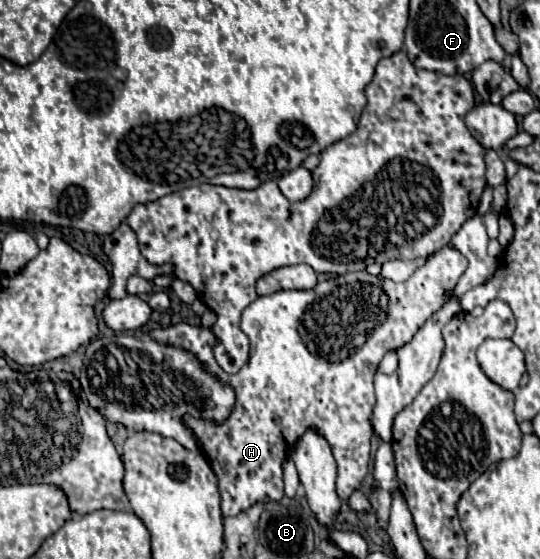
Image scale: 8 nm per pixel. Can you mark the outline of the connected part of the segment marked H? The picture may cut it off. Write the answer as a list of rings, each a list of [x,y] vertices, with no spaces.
[[[445,245],[443,249],[435,251],[425,265],[417,267],[405,283],[395,283],[381,277],[381,283],[377,285],[377,277],[369,273],[345,273],[317,283],[311,291],[277,291],[273,295],[257,297],[243,311],[241,329],[251,339],[251,351],[247,363],[235,375],[225,373],[215,363],[213,347],[217,345],[217,339],[211,333],[211,329],[179,323],[151,331],[155,341],[171,343],[197,355],[197,359],[207,367],[207,371],[215,373],[219,379],[223,379],[223,383],[235,387],[237,391],[237,407],[231,419],[227,419],[227,423],[215,425],[203,419],[185,419],[187,425],[195,431],[199,447],[219,479],[221,511],[225,517],[233,517],[257,501],[279,501],[285,495],[281,463],[287,457],[293,443],[303,433],[303,429],[311,425],[315,425],[325,435],[333,449],[333,457],[339,465],[339,499],[347,501],[351,497],[351,493],[361,485],[369,471],[369,443],[373,435],[371,411],[375,405],[373,375],[377,371],[377,365],[381,363],[387,351],[399,349],[405,343],[409,343],[413,335],[423,327],[423,323],[435,311],[441,309],[441,305],[449,299],[457,279],[463,275],[465,269],[467,259],[457,249]]]

